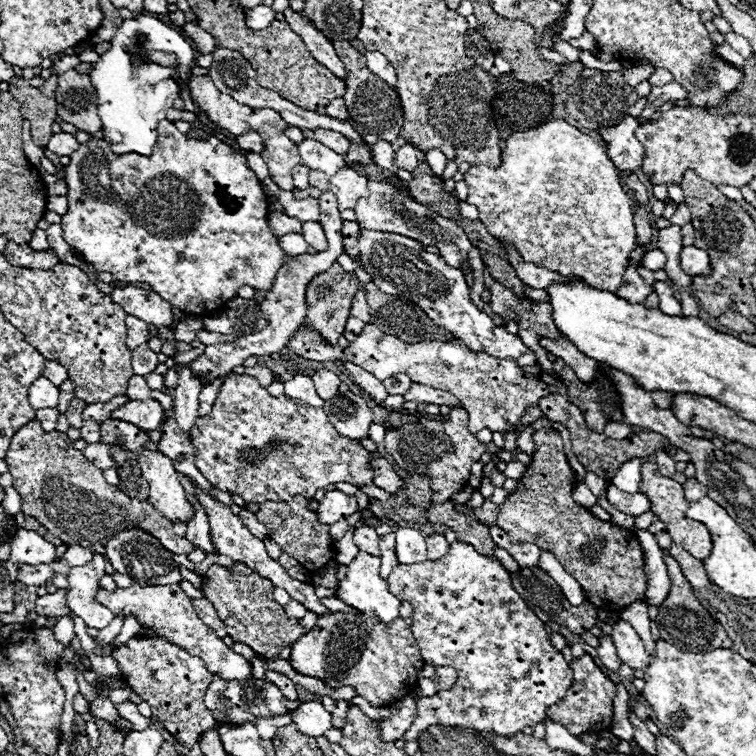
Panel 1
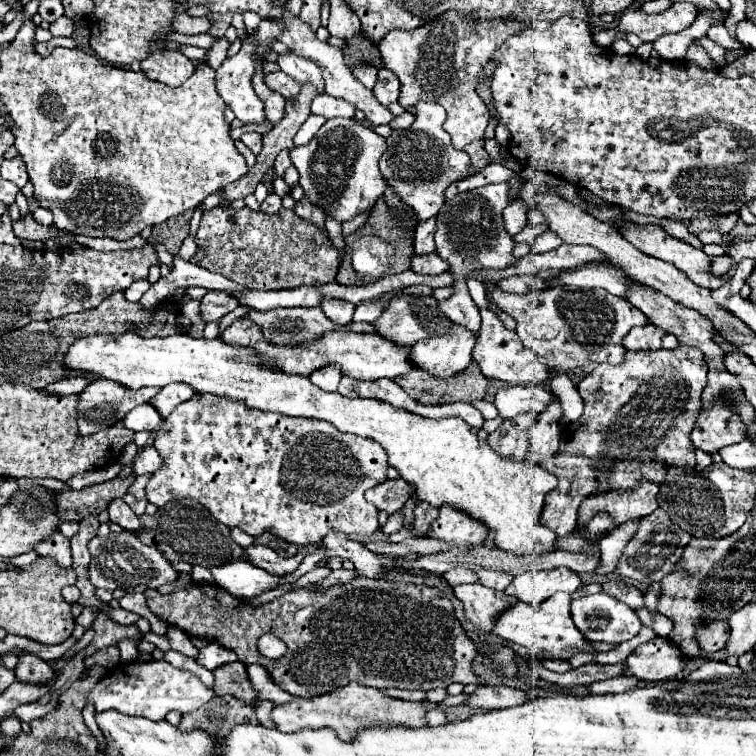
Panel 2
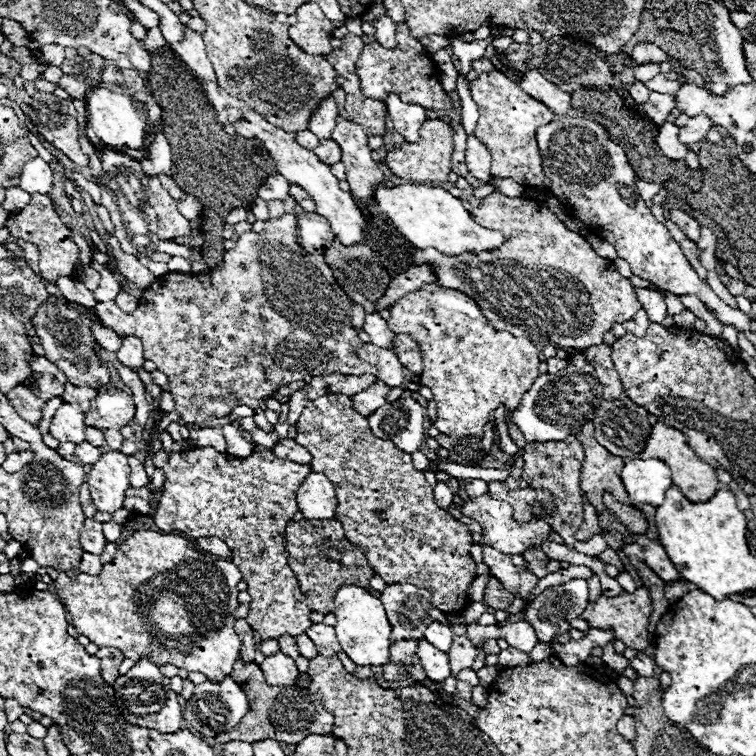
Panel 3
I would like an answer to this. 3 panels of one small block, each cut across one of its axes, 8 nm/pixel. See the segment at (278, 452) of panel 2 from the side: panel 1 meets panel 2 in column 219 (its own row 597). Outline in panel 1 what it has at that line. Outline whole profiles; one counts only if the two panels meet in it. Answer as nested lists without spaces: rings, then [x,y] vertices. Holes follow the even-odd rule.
[[[454,542],[444,558],[418,564],[398,564],[388,578],[388,588],[412,604],[412,632],[418,640],[422,660],[430,666],[452,666],[458,672],[456,686],[450,692],[438,692],[436,696],[416,696],[418,716],[406,732],[406,740],[416,740],[428,726],[452,726],[472,728],[478,732],[494,732],[498,736],[514,736],[526,726],[536,726],[544,720],[546,708],[566,696],[572,684],[570,664],[550,644],[550,634],[544,630],[544,622],[526,606],[518,592],[510,584],[508,572],[498,560],[478,554],[470,544]]]

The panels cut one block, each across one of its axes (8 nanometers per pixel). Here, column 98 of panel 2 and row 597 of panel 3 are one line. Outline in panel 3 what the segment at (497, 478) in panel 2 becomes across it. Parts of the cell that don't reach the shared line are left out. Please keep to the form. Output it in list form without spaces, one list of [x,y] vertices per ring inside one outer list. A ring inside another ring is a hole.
[[[344,584],[336,592],[336,632],[338,632],[338,642],[342,650],[348,654],[348,658],[358,664],[358,666],[382,666],[390,658],[390,632],[392,626],[388,622],[386,610],[382,602],[372,596],[368,590],[354,586],[354,584]]]

